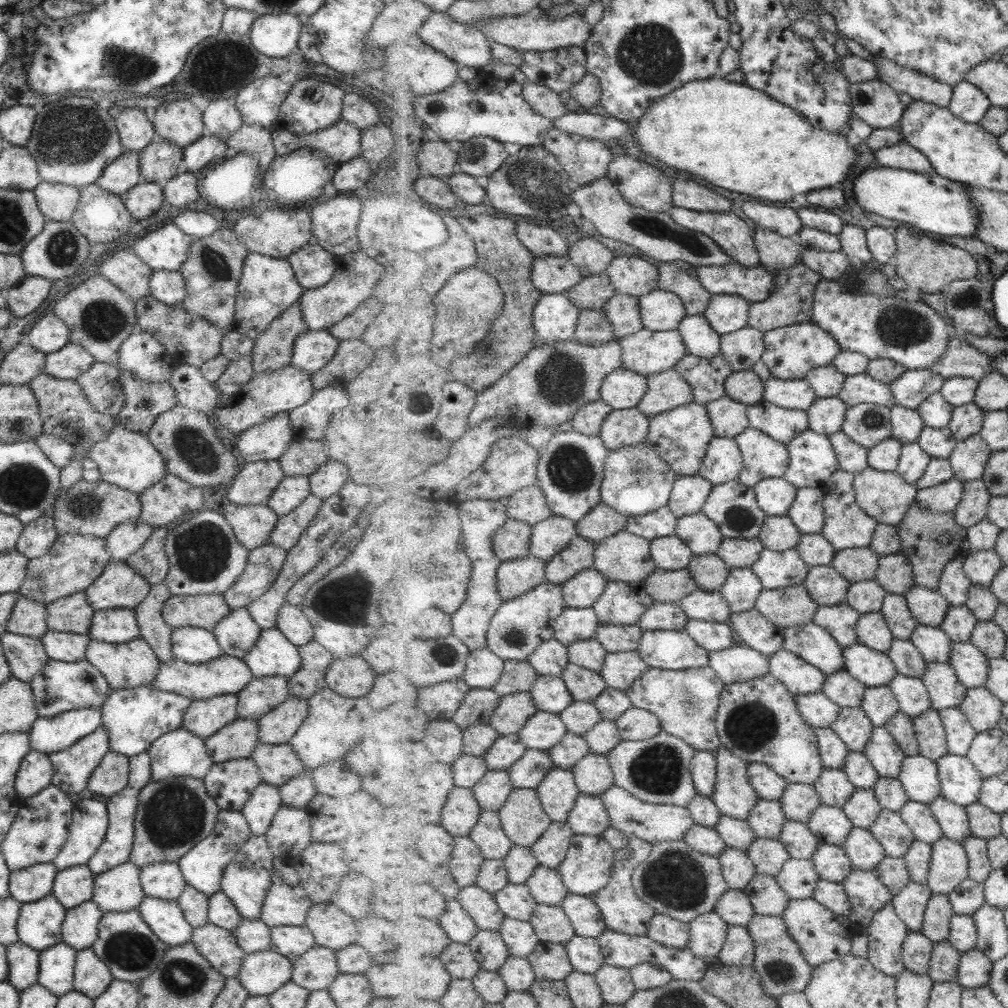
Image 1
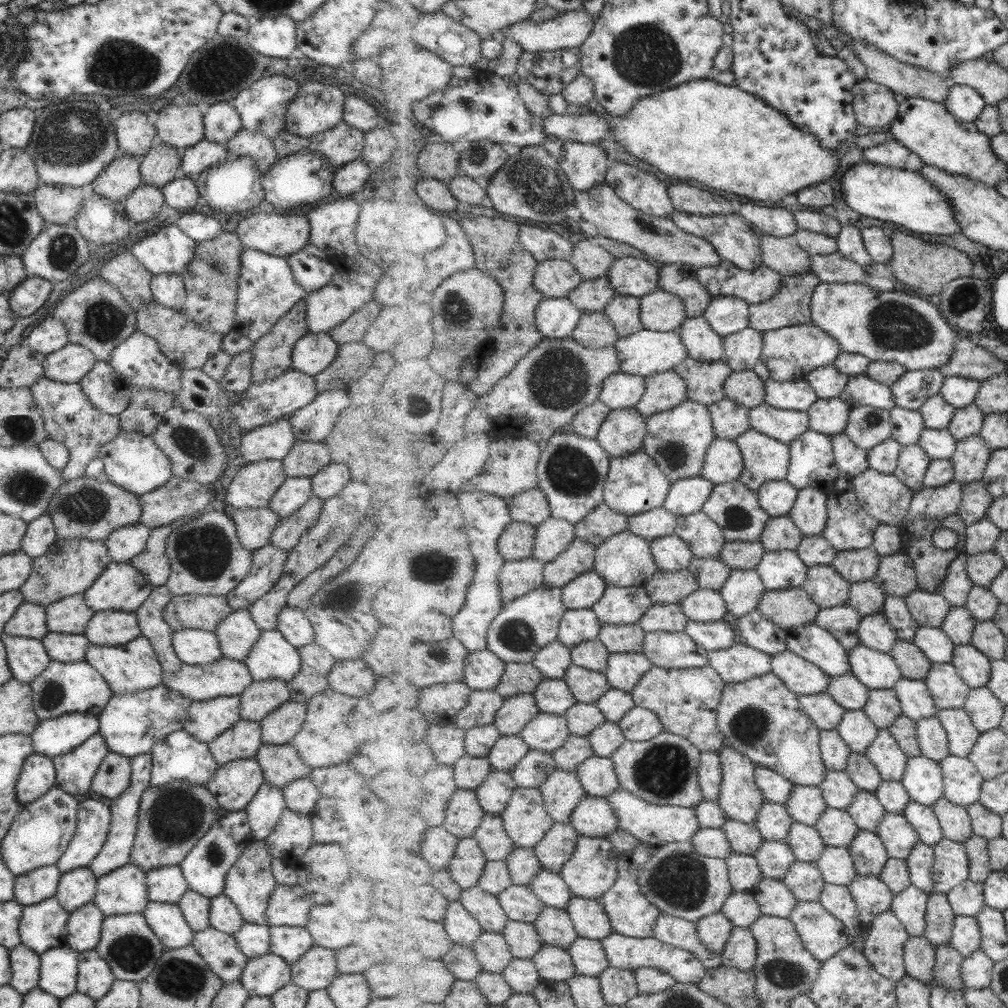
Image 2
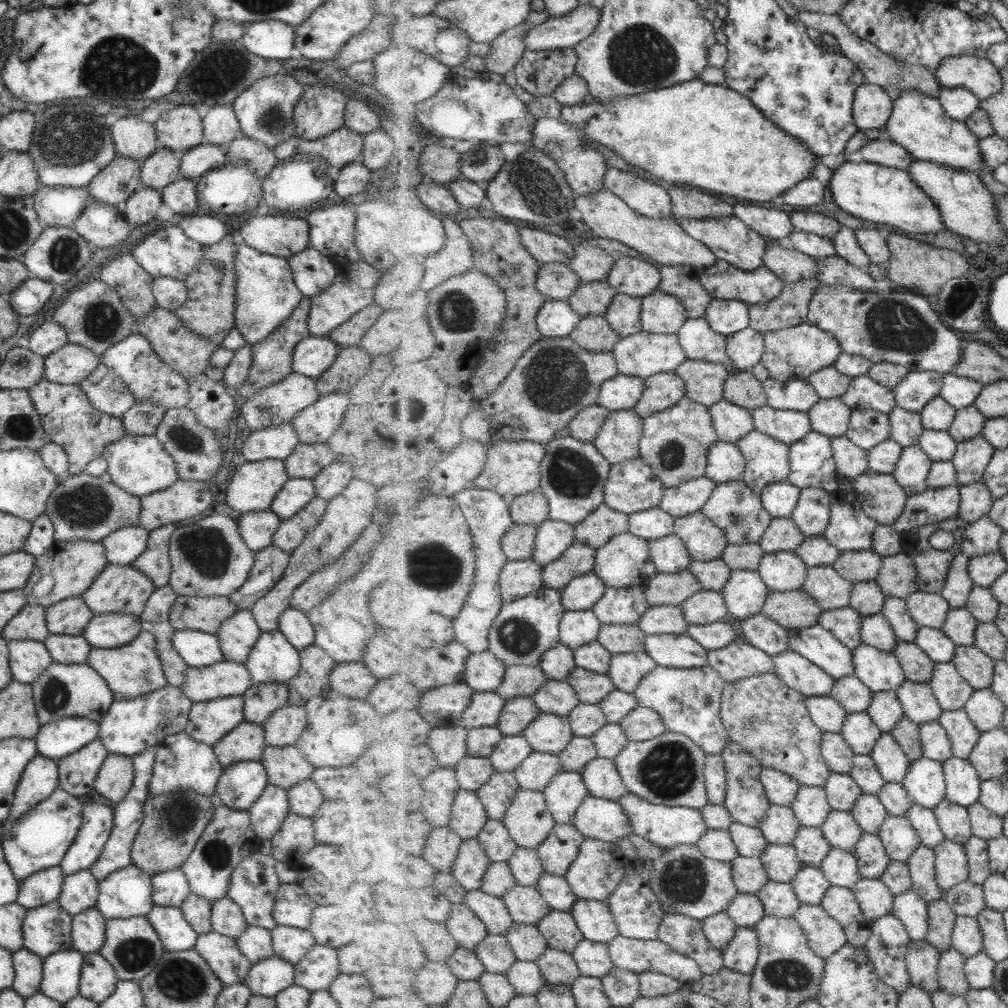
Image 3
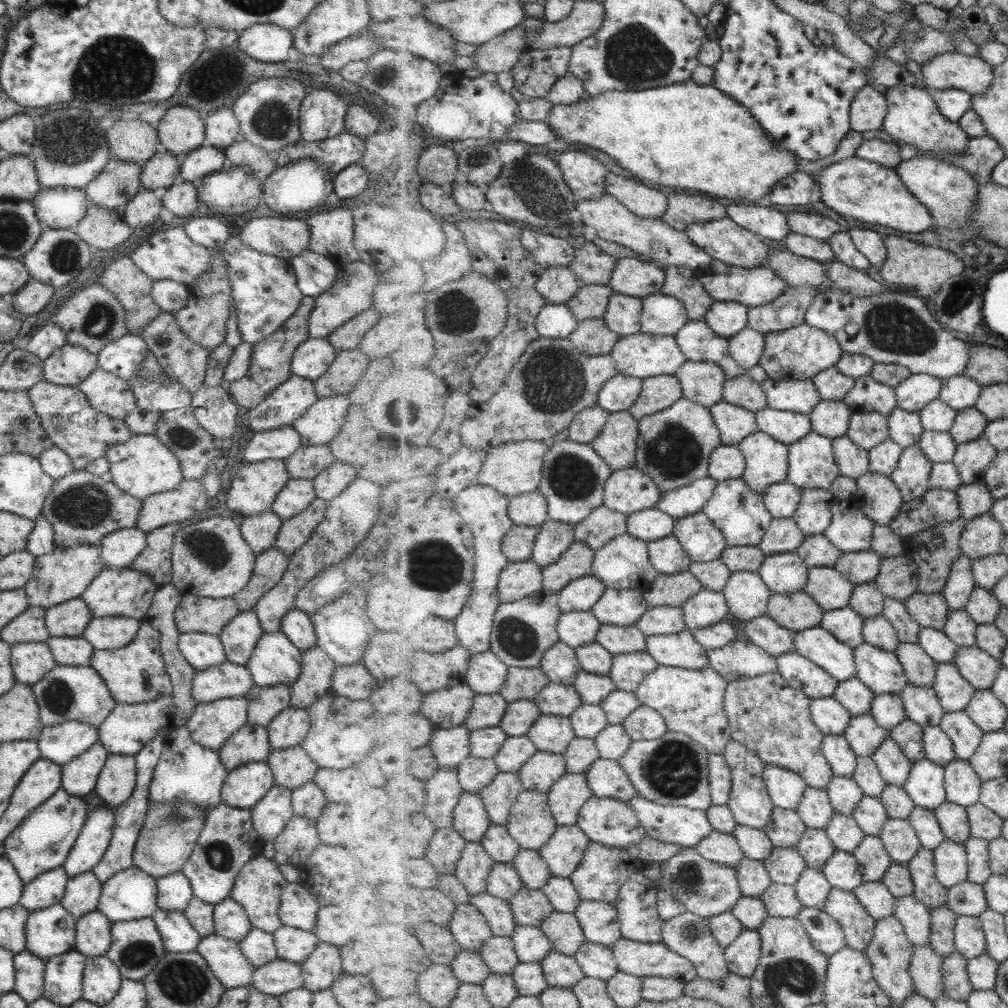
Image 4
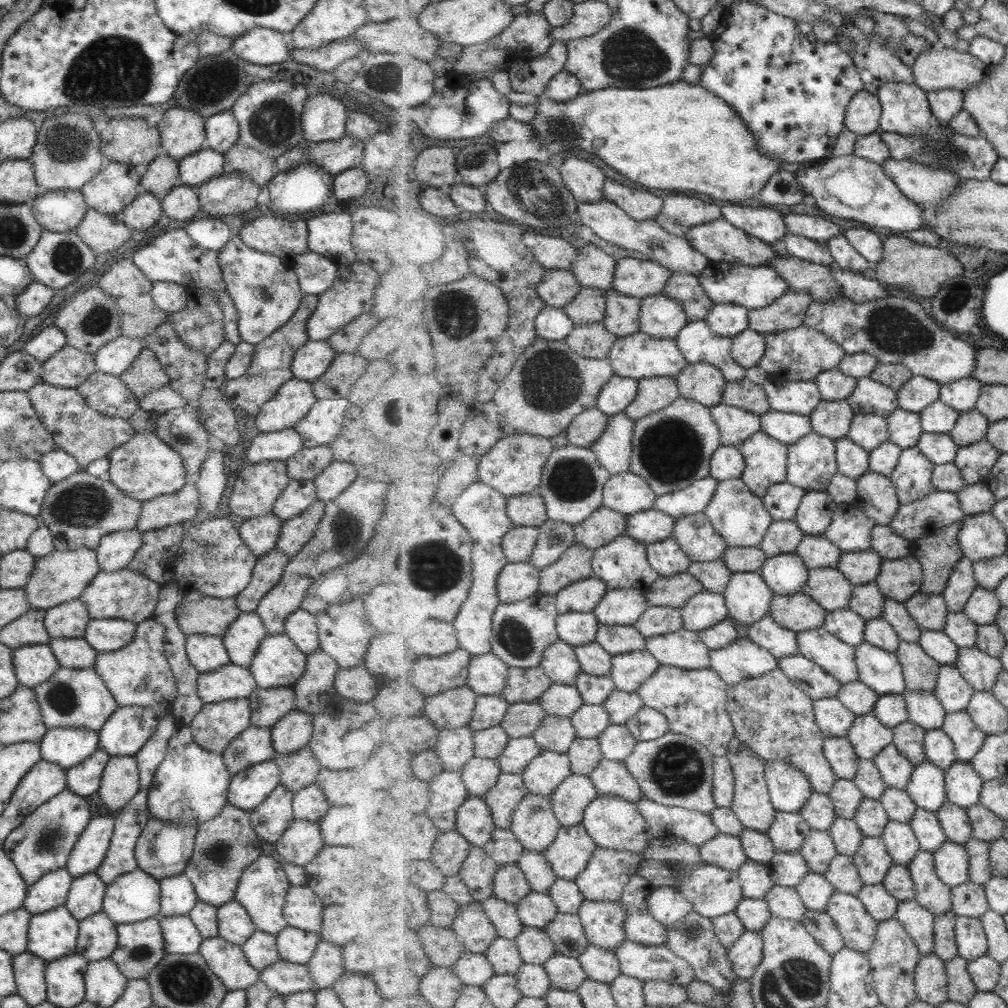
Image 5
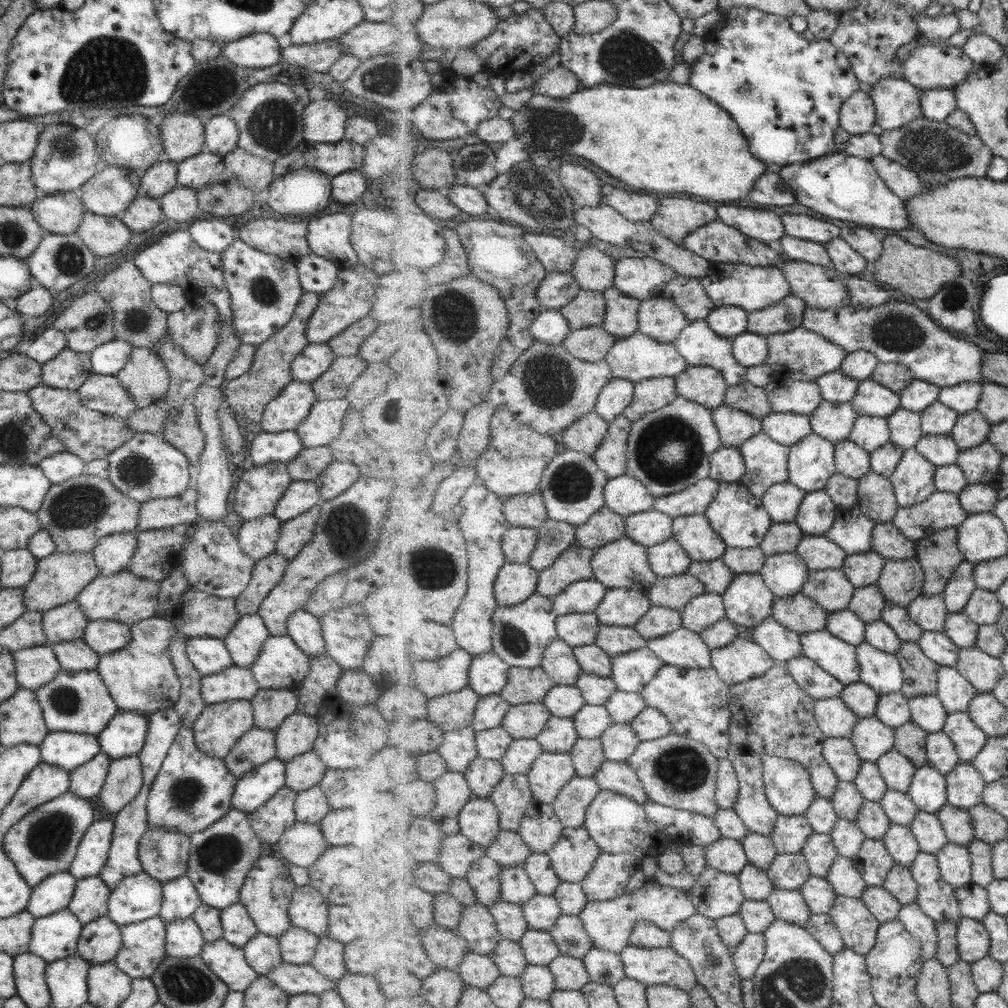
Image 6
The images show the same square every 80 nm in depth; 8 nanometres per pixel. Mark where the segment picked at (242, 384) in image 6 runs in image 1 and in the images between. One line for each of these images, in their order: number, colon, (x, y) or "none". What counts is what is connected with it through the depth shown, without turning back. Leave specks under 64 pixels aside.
1: (272, 348)
2: (271, 355)
3: (271, 357)
4: (269, 366)
5: (269, 368)

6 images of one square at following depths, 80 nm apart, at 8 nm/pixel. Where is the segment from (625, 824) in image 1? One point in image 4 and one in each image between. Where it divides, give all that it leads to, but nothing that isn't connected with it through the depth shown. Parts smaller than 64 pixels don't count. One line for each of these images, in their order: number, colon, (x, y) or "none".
2: (655, 824)
3: (667, 826)
4: (686, 826)

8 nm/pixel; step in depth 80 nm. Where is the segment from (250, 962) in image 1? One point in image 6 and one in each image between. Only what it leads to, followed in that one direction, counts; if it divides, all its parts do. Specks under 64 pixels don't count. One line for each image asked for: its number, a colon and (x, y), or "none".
2: (262, 976)
3: (268, 977)
4: (277, 977)
5: (284, 978)
6: (293, 979)

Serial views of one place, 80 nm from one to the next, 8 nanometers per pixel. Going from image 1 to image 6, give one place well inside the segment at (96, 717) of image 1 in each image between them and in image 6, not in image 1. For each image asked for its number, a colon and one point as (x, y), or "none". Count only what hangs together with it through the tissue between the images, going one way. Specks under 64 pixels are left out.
2: (52, 737)
3: (59, 738)
4: (61, 743)
5: (65, 747)
6: (67, 750)

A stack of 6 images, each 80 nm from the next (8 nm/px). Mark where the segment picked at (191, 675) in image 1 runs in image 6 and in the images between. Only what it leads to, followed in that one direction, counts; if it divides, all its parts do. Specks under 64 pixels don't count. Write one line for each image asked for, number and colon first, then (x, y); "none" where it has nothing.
2: (225, 677)
3: (225, 678)
4: (226, 680)
5: (229, 682)
6: (233, 683)

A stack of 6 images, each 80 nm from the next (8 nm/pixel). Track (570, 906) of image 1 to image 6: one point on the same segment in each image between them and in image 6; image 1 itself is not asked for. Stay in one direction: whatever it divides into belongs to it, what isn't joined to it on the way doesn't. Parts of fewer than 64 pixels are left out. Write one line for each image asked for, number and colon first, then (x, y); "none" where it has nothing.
2: (588, 915)
3: (594, 918)
4: (600, 921)
5: (604, 922)
6: (609, 923)

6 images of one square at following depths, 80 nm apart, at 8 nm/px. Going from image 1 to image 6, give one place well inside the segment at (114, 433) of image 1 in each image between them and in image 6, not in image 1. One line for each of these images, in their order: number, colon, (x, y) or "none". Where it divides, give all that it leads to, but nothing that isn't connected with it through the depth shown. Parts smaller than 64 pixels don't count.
2: (131, 461)
3: (138, 465)
4: (142, 466)
5: (142, 468)
6: (144, 468)

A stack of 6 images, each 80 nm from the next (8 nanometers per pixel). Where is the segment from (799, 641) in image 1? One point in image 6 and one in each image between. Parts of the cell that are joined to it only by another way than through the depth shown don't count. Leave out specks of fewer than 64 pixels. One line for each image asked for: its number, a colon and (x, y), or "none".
2: (812, 641)
3: (820, 645)
4: (838, 658)
5: (837, 657)
6: (838, 657)

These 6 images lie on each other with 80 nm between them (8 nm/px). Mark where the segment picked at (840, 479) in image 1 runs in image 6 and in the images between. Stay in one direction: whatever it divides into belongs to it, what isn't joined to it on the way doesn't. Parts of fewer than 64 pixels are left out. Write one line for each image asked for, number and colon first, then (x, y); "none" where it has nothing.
2: (850, 527)
3: (850, 530)
4: (851, 530)
5: (851, 530)
6: (853, 529)

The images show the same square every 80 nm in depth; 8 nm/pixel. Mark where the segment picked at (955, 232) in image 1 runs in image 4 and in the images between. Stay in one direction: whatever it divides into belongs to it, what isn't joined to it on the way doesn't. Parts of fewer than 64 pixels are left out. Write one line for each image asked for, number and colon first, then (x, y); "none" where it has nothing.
2: (907, 198)
3: (876, 192)
4: (854, 187)

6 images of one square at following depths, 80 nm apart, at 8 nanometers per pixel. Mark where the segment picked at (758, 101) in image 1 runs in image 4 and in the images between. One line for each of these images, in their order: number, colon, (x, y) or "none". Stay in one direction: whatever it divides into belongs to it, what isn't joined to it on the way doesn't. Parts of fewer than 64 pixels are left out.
2: (724, 137)
3: (711, 137)
4: (687, 135)

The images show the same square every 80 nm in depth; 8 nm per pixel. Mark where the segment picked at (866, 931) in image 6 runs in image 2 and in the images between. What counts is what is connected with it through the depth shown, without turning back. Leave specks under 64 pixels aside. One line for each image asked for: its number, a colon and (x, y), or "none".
2: (837, 899)
3: (841, 903)
4: (844, 906)
5: (859, 928)

